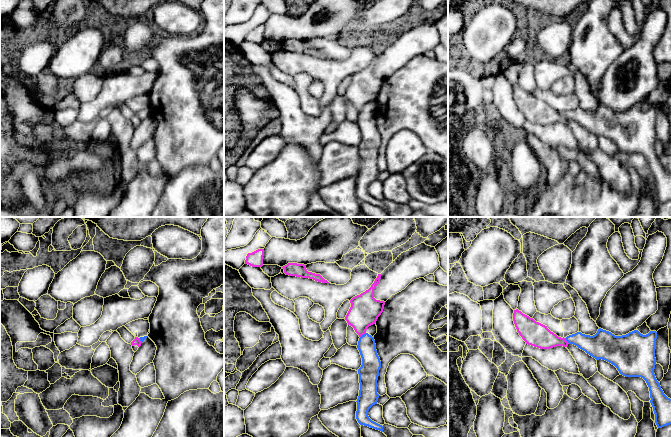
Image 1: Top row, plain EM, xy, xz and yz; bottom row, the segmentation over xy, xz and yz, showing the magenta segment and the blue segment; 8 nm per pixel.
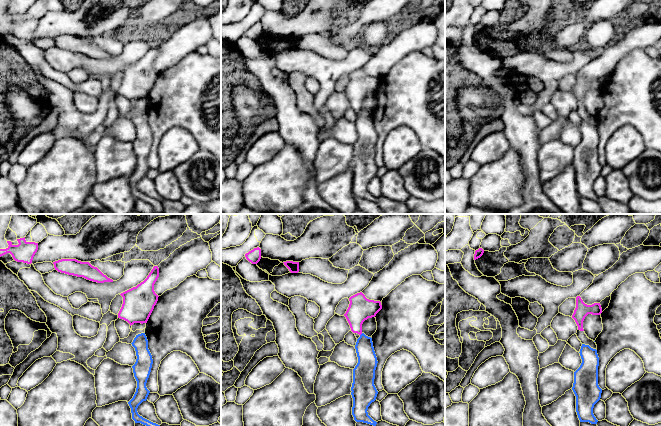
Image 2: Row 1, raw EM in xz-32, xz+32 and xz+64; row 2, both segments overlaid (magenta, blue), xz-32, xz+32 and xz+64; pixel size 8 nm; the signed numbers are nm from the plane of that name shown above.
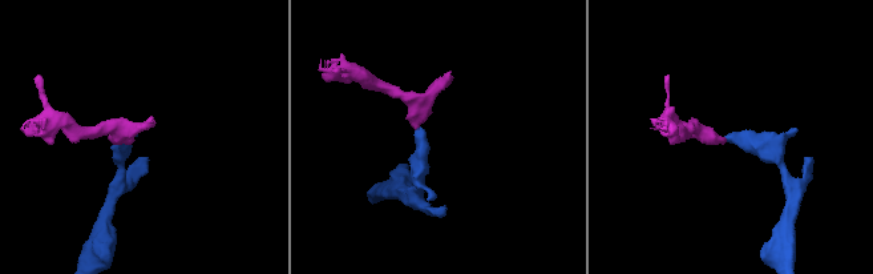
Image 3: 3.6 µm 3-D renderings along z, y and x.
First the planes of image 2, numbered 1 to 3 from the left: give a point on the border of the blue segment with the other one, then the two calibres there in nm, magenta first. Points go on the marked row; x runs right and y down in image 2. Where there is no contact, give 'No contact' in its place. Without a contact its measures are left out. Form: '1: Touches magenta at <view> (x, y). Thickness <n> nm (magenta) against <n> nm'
1: No contact
2: No contact
3: No contact

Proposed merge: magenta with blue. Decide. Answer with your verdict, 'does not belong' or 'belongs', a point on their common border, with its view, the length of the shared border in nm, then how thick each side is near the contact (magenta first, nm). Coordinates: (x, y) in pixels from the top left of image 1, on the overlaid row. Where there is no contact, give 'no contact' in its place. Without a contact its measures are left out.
does not belong; contact xz (362, 334); length 60 nm; calibres 240 and 150 nm

